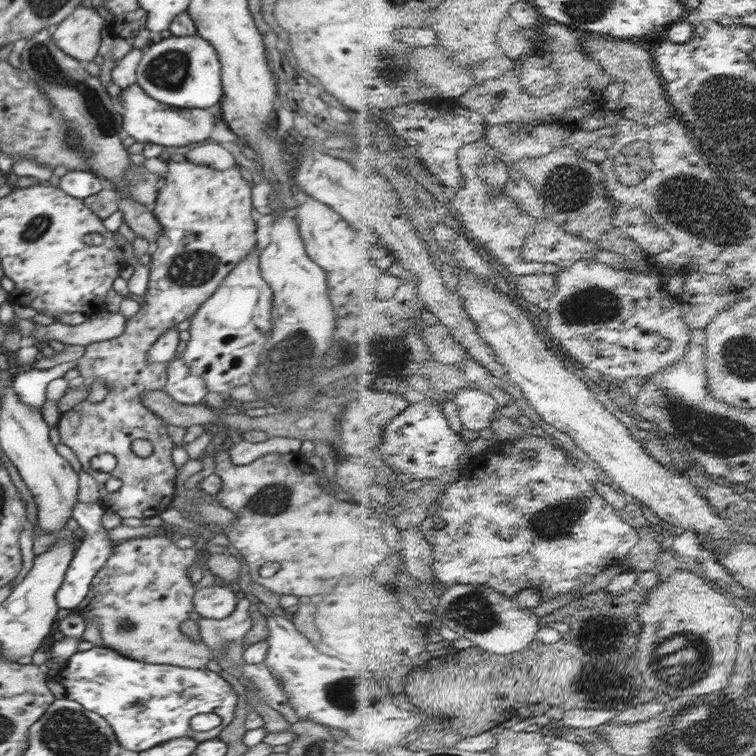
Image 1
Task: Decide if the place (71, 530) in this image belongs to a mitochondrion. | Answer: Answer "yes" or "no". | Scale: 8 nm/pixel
no

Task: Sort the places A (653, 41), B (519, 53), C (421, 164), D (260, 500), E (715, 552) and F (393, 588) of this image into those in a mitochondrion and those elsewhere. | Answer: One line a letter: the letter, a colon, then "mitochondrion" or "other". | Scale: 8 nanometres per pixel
A: other
B: other
C: other
D: mitochondrion
E: other
F: other

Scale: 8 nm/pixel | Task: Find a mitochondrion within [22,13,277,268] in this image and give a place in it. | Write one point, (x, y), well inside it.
(41, 60)

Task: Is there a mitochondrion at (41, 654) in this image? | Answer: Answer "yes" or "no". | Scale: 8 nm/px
no

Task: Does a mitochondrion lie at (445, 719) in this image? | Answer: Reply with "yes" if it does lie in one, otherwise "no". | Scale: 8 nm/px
no

